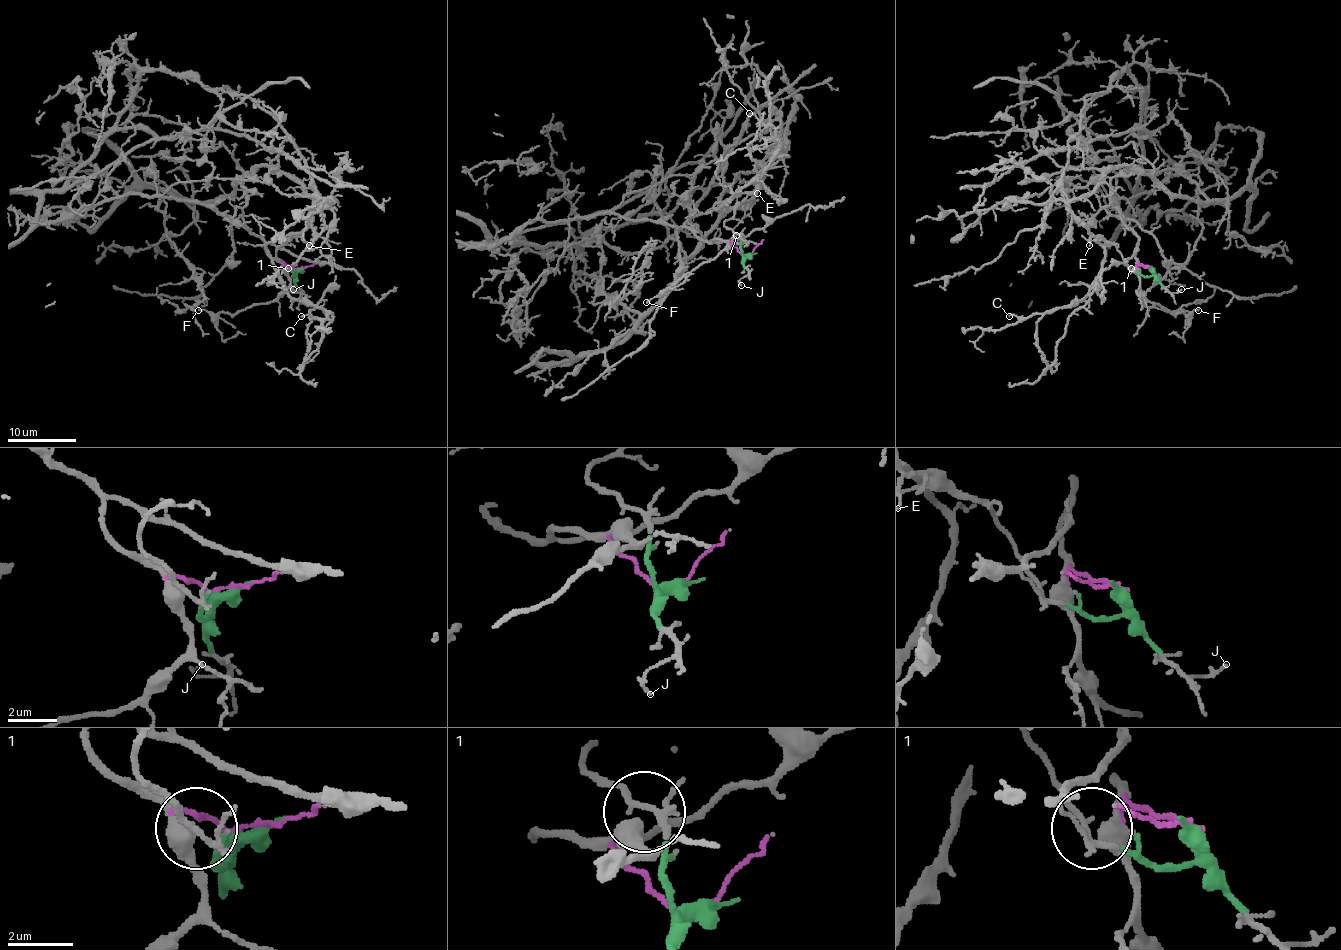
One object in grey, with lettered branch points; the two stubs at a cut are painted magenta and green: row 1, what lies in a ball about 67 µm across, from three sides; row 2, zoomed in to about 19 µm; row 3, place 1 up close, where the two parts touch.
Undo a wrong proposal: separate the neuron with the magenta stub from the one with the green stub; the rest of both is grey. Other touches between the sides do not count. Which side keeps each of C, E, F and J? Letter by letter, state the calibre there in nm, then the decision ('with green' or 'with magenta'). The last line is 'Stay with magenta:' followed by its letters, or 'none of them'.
C: calibre 120 nm; with green
E: calibre 90 nm; with green
F: calibre 140 nm; with magenta
J: calibre 130 nm; with green
Stay with magenta: F

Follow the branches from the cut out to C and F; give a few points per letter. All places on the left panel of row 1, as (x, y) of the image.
C: (300, 268), (292, 275), (276, 256), (299, 236), (271, 241), (266, 249), (285, 290), (331, 313), (300, 316)
F: (299, 268), (283, 265), (290, 283), (268, 302), (249, 306), (234, 314), (211, 314), (198, 309)

